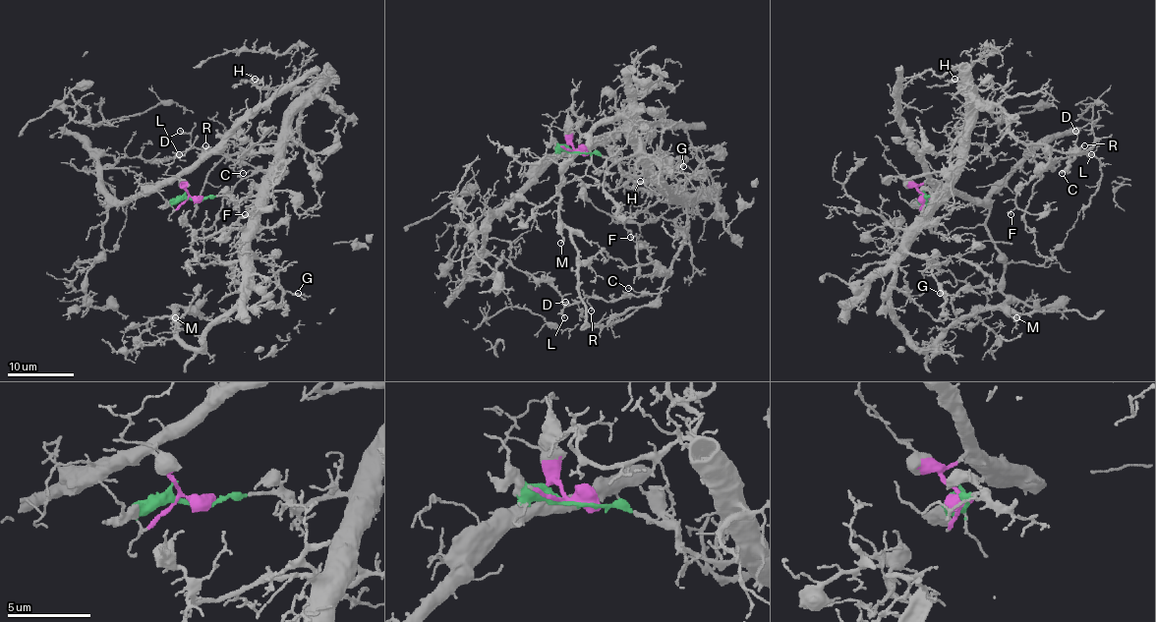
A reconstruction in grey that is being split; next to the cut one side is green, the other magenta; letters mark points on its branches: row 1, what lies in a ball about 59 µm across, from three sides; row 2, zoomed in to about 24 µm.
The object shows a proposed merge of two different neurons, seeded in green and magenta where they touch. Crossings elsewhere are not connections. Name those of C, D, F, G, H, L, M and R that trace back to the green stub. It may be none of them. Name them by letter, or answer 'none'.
F, G, H, M

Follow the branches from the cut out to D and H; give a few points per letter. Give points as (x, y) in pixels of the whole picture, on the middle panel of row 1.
D: (579, 152), (568, 143), (550, 160), (489, 223), (484, 245), (544, 278), (565, 305), (577, 304), (565, 302)
H: (579, 152), (606, 155), (622, 170), (668, 192), (700, 191), (678, 189), (660, 200), (637, 191), (640, 180)

